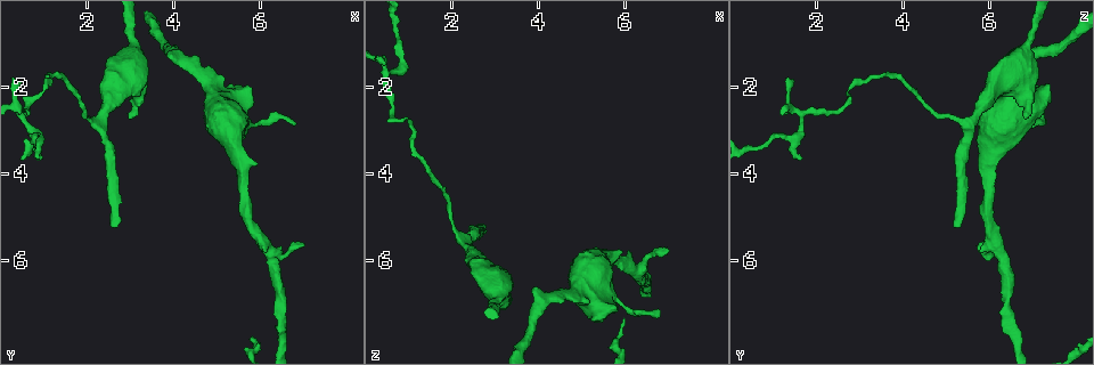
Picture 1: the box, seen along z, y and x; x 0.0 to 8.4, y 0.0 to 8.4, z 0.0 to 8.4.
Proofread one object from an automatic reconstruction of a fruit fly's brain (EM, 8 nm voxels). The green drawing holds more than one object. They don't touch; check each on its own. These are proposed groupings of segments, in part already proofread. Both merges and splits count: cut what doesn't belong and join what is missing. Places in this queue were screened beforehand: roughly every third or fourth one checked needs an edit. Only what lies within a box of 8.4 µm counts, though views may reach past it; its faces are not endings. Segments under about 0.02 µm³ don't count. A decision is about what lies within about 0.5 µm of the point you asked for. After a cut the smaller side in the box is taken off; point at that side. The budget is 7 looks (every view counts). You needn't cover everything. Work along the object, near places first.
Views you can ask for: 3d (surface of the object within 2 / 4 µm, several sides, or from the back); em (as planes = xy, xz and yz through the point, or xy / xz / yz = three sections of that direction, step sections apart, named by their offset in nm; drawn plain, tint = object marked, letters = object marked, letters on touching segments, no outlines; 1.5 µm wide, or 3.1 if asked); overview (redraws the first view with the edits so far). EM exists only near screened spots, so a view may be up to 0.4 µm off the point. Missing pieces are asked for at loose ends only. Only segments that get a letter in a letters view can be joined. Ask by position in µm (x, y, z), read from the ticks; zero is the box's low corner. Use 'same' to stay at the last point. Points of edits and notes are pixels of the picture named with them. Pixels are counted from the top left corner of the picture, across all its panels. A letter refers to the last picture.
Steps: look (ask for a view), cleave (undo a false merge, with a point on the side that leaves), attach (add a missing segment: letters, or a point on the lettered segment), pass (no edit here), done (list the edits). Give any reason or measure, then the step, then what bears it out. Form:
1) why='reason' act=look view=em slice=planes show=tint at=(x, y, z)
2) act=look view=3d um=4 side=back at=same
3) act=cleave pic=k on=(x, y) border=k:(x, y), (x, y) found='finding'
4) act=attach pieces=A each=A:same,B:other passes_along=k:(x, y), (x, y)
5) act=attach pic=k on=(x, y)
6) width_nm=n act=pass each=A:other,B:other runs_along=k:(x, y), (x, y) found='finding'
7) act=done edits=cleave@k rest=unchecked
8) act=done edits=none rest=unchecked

why='thin end' act=look view=em slice=planes show=letters at=(6.95, 5.75, 5.75)

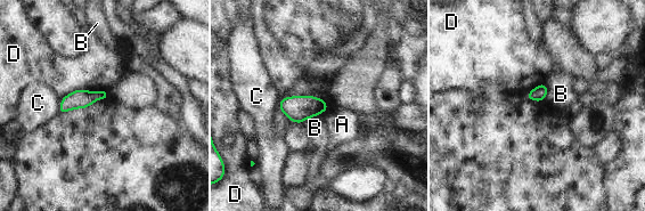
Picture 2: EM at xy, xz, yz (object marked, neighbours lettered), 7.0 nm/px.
width_nm=100 longest_contact=D:320nm act=pass each=A:other,B:other,C:other,D:other found='none of them fits'

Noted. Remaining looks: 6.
why='free end' act=look view=3d um=4 at=(2.65, 5.15, 5.15)

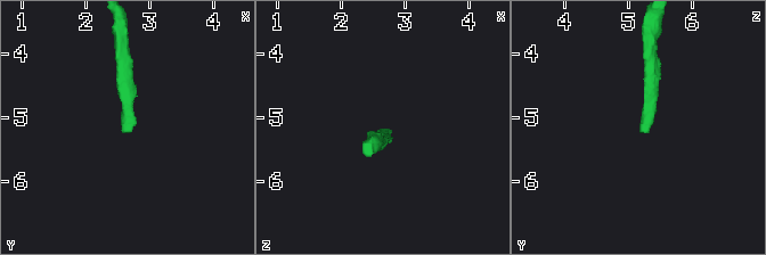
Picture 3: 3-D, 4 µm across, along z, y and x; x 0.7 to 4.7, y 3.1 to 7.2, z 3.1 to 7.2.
act=look view=em slice=planes show=letters at=(2.60, 5.20, 5.20)

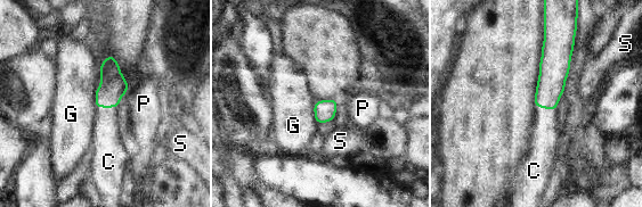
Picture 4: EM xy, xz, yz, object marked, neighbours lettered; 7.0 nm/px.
act=attach pieces=C each=C:same,G:other,P:other,S:other passes_along=4:(551, 83), (546, 108), (545, 133) found='the neuron continues'

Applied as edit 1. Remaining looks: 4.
why='redraw' act=look view=overview

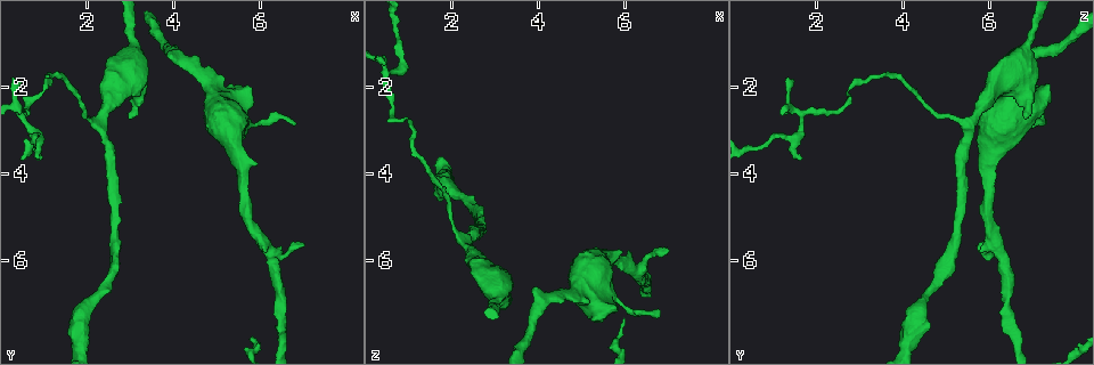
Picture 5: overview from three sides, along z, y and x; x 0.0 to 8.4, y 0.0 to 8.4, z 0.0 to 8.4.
why='free end' act=look view=em slice=planes show=letters at=(2.90, 2.70, 6.85)

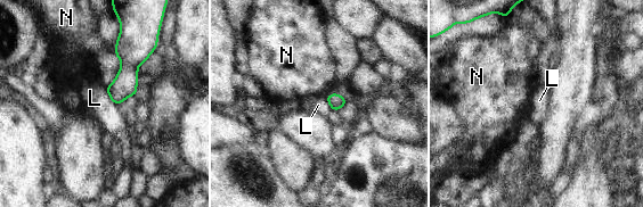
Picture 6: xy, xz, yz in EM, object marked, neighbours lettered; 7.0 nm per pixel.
act=pass each=L:other,N:other border=6:(105, 89), (108, 97), (117, 105) found='none of them fits'

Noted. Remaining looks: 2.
act=done edits=attach@4 rest=unchecked

